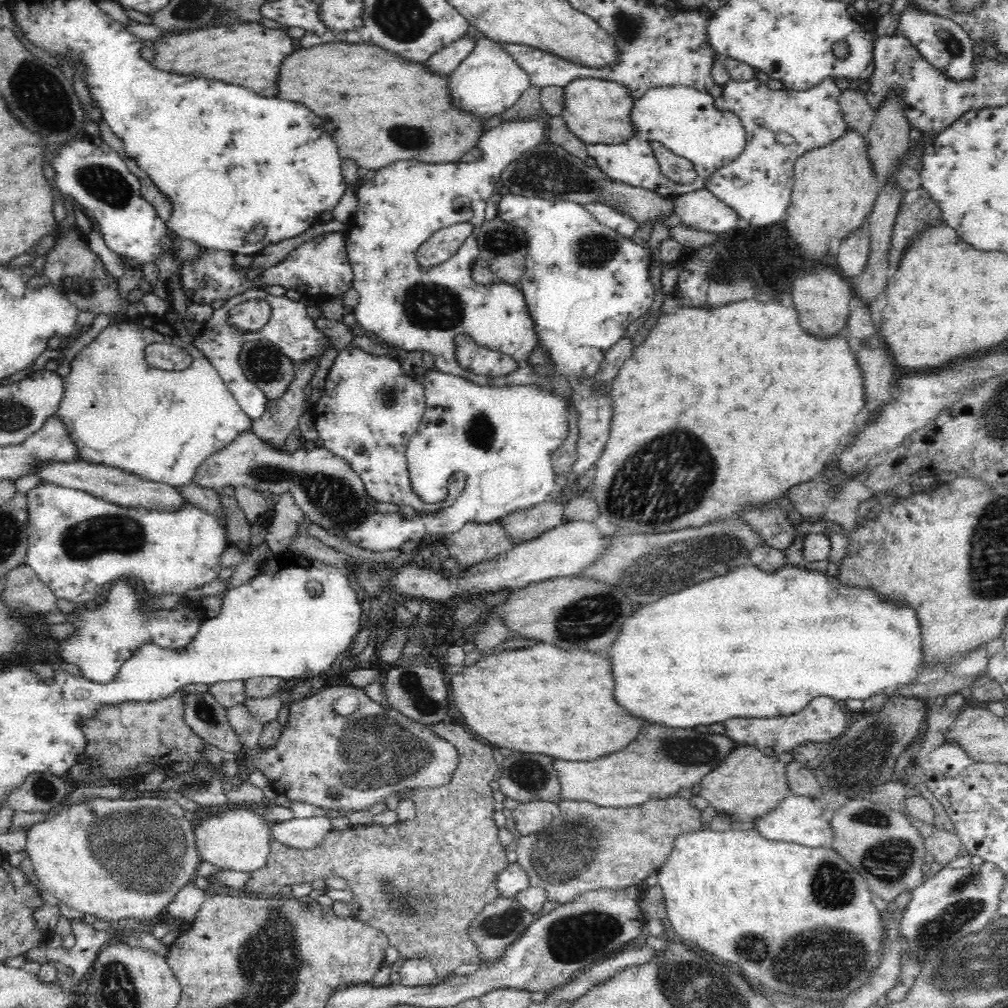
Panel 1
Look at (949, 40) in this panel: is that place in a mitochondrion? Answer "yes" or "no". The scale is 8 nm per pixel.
yes

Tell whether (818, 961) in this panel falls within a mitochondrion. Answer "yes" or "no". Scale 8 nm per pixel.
yes

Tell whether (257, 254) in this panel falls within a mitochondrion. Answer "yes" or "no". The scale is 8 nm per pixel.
no

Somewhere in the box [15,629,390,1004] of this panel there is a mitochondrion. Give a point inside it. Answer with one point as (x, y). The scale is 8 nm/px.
(140, 851)

